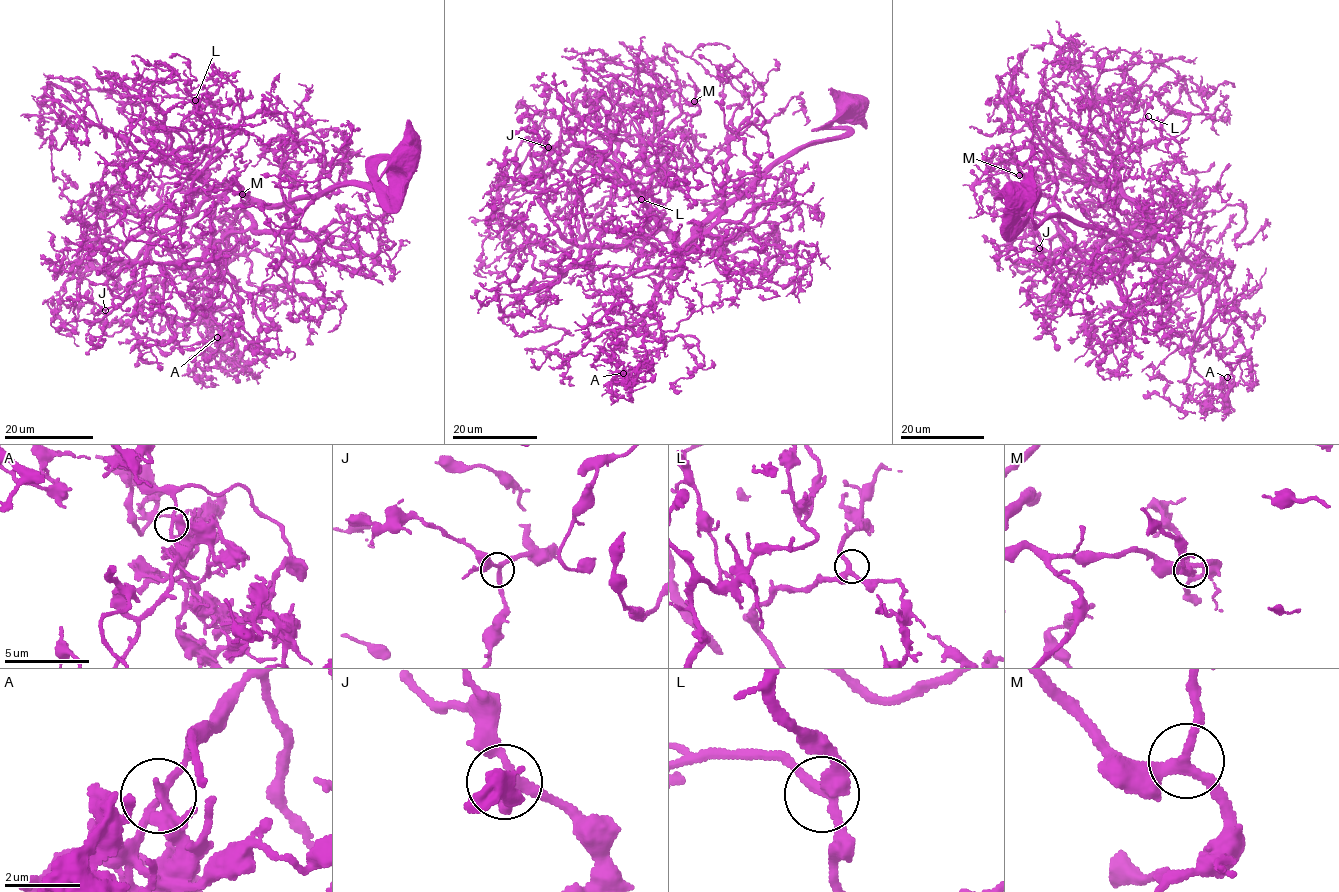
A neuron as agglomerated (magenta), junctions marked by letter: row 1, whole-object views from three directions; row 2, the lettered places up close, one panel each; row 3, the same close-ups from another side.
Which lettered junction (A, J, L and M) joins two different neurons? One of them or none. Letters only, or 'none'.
none

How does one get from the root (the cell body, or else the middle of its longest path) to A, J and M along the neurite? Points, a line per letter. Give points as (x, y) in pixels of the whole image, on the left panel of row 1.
A: (408, 159), (388, 187), (376, 166), (393, 160), (390, 186), (245, 205), (199, 324), (206, 361), (217, 337)
J: (408, 159), (388, 187), (393, 160), (382, 188), (230, 185), (105, 310)
M: (408, 159), (388, 187), (376, 166), (393, 160), (394, 185), (265, 205), (202, 171), (192, 185), (242, 194)

